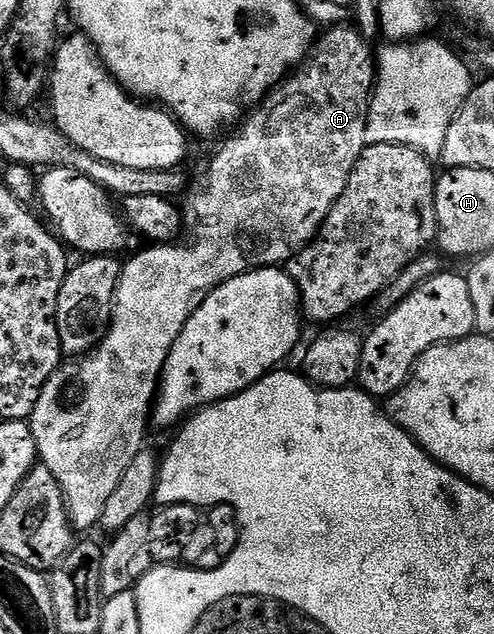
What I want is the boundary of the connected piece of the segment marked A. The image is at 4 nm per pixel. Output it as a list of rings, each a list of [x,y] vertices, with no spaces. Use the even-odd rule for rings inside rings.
[[[352,26],[329,27],[325,31],[328,33],[325,36],[323,33],[313,43],[311,52],[304,58],[304,63],[299,65],[287,78],[281,80],[257,107],[251,109],[247,119],[231,133],[233,136],[217,150],[216,157],[209,162],[208,173],[205,174],[204,181],[192,193],[190,193],[191,191],[187,193],[189,196],[186,216],[188,220],[192,219],[192,241],[189,244],[153,243],[151,246],[146,246],[150,248],[144,248],[141,252],[134,253],[125,262],[124,268],[122,264],[118,272],[116,299],[112,305],[112,321],[108,323],[108,333],[101,338],[100,343],[93,351],[73,359],[71,362],[61,363],[60,367],[54,370],[54,374],[50,374],[46,386],[42,386],[42,394],[38,394],[38,406],[34,406],[30,417],[32,437],[36,443],[36,455],[39,463],[46,465],[50,474],[54,474],[64,495],[64,508],[68,511],[68,521],[72,523],[73,529],[77,533],[84,532],[87,528],[95,529],[99,525],[102,510],[106,510],[106,502],[109,500],[110,494],[118,487],[118,482],[122,479],[122,474],[126,474],[130,462],[134,462],[134,454],[138,454],[146,447],[144,435],[148,432],[148,424],[150,428],[150,417],[156,393],[160,387],[160,375],[166,366],[166,358],[170,354],[174,342],[178,342],[178,334],[182,334],[182,326],[186,326],[190,314],[194,314],[194,310],[198,310],[198,306],[202,306],[206,297],[215,288],[222,286],[222,282],[252,272],[256,268],[287,265],[300,249],[316,237],[316,232],[330,214],[334,202],[338,202],[342,190],[346,190],[346,186],[350,182],[350,174],[354,170],[358,158],[369,145],[366,138],[368,107],[372,101],[372,89],[376,83],[374,48],[368,45],[367,38],[358,29],[350,27]]]

